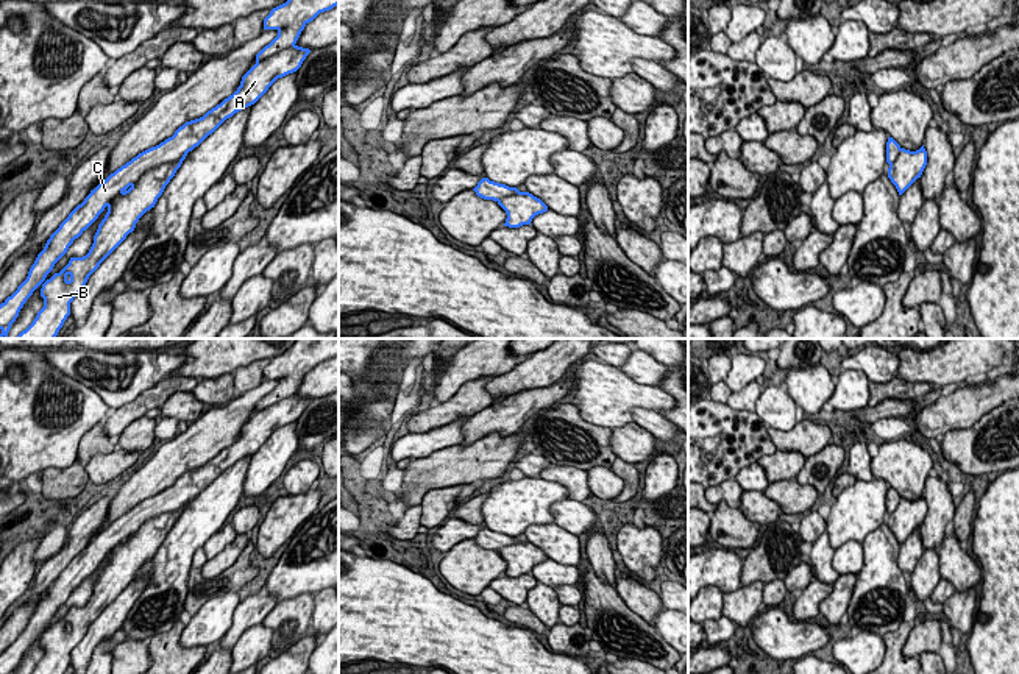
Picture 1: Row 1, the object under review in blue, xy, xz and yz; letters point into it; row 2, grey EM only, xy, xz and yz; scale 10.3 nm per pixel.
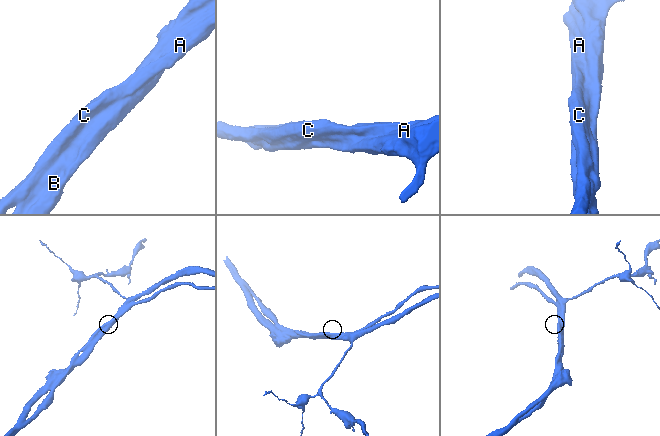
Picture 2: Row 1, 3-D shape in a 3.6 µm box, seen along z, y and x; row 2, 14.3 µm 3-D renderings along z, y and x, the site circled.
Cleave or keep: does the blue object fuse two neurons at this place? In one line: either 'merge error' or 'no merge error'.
merge error

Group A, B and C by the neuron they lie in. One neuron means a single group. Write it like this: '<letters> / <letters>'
A C / B

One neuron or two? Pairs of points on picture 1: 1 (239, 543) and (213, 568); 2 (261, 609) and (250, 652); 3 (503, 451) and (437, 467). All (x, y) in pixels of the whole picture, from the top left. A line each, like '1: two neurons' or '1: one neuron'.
1: one neuron
2: two neurons
3: one neuron

